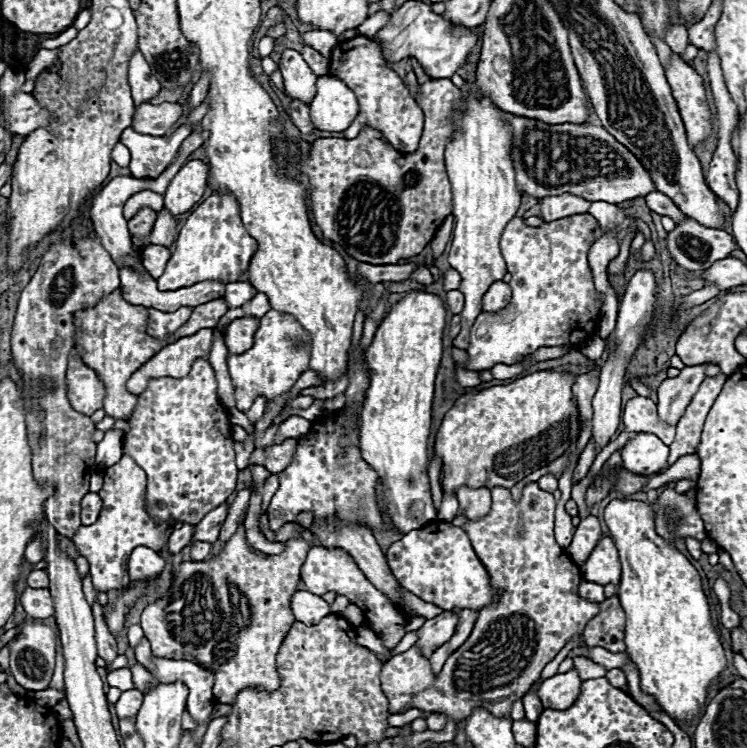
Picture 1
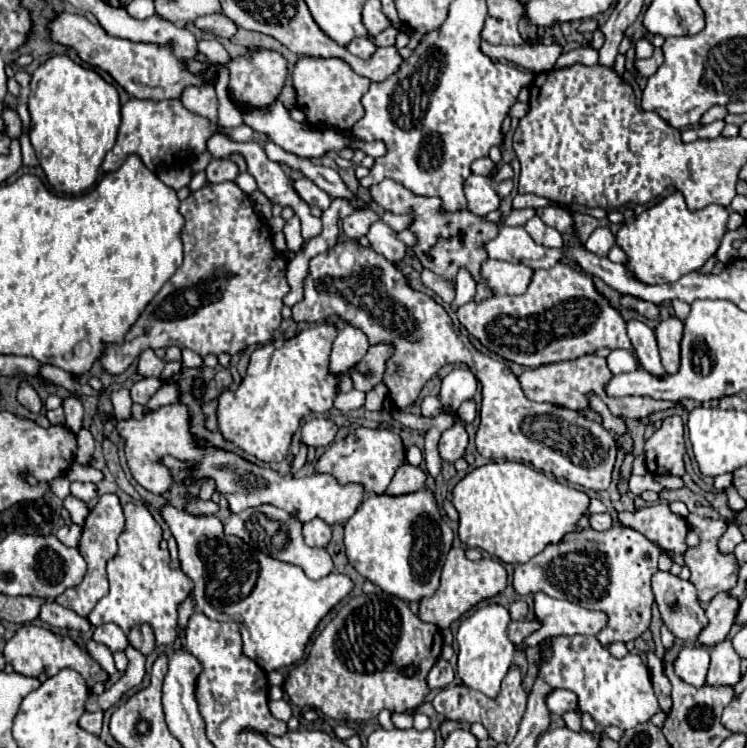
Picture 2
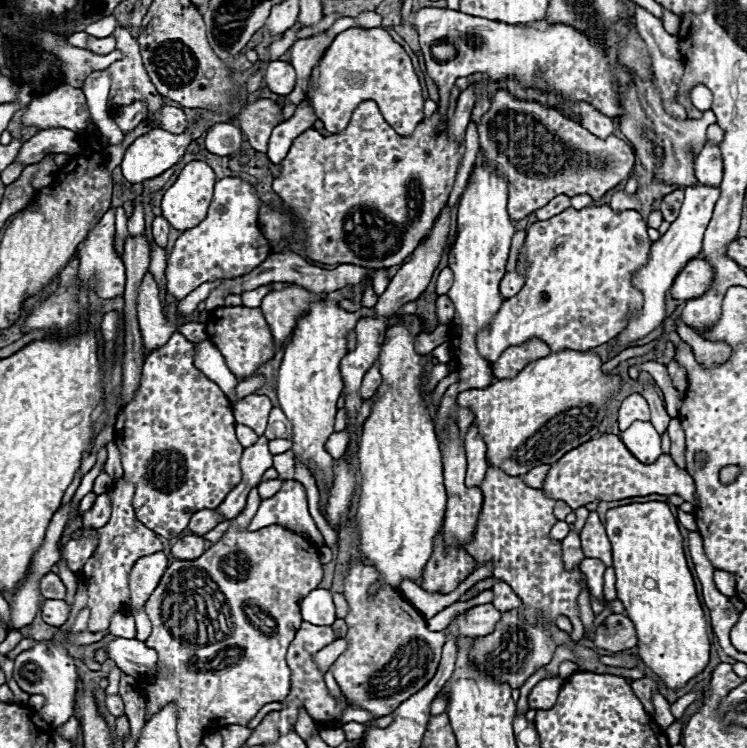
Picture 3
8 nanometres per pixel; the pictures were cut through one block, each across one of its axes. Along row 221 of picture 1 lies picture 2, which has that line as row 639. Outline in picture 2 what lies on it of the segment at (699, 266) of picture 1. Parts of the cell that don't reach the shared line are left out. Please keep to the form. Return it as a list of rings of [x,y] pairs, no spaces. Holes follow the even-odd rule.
[[[658,570],[652,576],[652,590],[662,620],[670,632],[688,644],[696,644],[696,636],[708,620],[698,604],[694,584]]]

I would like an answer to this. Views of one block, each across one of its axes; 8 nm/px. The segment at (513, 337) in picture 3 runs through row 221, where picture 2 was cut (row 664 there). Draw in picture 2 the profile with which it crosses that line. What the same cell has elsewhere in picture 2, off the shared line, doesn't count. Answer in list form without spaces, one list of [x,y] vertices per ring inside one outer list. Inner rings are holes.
[[[558,636],[554,638],[552,660],[538,664],[540,676],[552,688],[566,688],[578,694],[578,712],[588,712],[604,726],[618,726],[622,730],[648,722],[660,712],[658,698],[652,690],[650,674],[638,654],[614,658],[594,636]]]

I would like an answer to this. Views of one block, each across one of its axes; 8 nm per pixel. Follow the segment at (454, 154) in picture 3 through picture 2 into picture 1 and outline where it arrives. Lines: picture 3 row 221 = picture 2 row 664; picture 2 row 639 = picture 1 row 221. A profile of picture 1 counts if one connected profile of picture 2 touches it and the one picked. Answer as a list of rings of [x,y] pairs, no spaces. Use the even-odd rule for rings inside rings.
[[[430,78],[418,86],[416,102],[424,113],[424,127],[419,147],[414,154],[402,154],[394,150],[380,132],[364,128],[358,138],[318,138],[304,160],[290,158],[292,166],[300,164],[302,174],[310,178],[310,200],[312,214],[322,234],[340,244],[352,258],[368,264],[396,264],[402,258],[412,258],[424,250],[424,246],[434,238],[434,232],[452,214],[452,186],[444,166],[444,146],[450,138],[448,116],[454,104],[462,98],[460,88],[456,88],[446,78]]]

